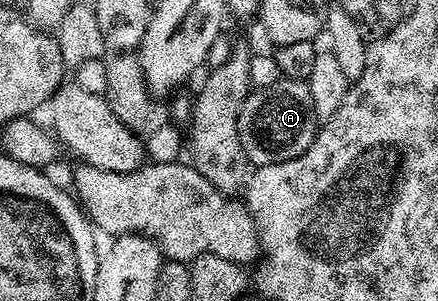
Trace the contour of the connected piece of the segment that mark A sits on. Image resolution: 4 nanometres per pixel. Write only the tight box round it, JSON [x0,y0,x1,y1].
[239,79,317,165]

